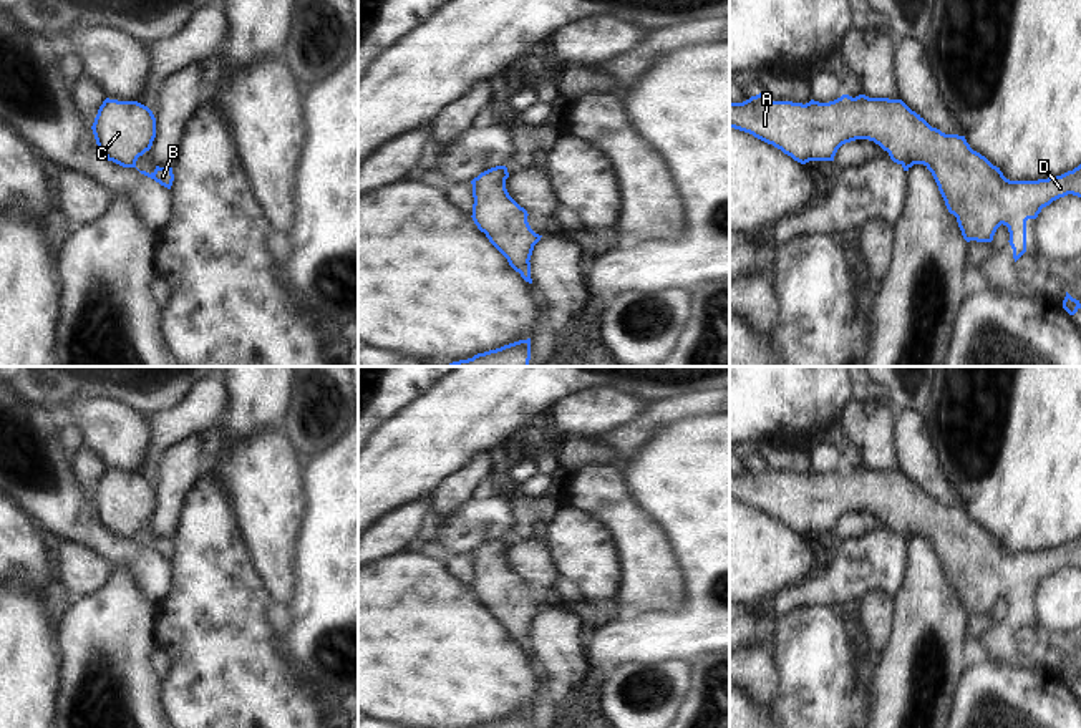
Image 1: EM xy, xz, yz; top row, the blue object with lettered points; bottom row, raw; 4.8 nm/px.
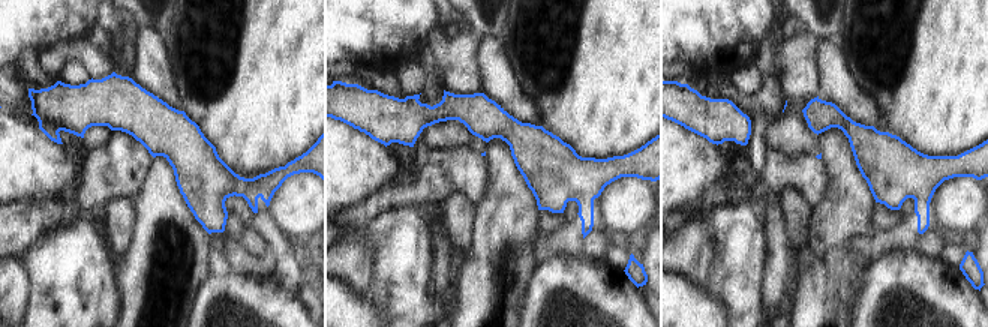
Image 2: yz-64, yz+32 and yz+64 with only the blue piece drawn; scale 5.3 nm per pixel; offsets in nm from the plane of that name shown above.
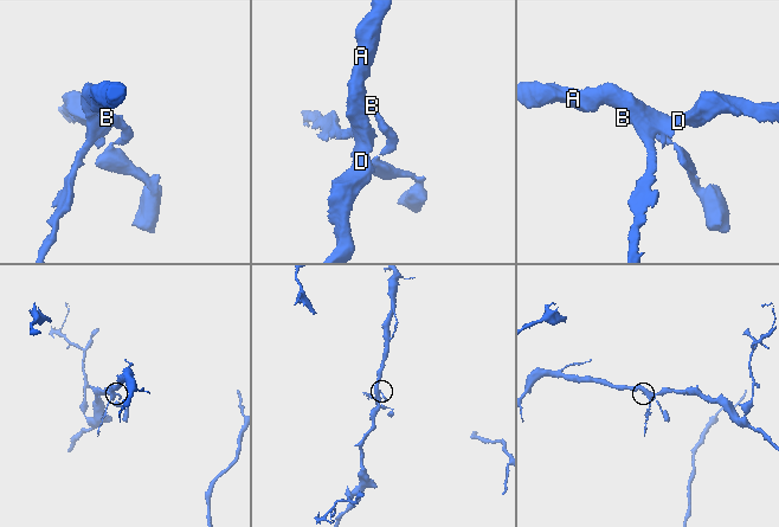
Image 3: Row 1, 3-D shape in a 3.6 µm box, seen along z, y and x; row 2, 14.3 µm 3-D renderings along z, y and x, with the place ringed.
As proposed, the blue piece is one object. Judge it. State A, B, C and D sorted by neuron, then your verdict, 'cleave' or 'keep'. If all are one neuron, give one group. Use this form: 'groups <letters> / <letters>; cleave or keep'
groups A C D / B; cleave

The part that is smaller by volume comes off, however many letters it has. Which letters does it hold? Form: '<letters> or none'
B.

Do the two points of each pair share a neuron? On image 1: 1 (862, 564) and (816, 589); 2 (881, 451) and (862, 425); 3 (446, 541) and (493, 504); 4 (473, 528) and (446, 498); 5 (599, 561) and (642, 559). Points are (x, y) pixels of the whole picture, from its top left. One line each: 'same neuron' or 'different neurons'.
1: same neuron
2: same neuron
3: same neuron
4: different neurons
5: different neurons

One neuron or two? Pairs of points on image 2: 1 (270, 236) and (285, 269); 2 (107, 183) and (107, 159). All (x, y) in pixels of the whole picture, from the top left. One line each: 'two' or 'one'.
1: one
2: one

